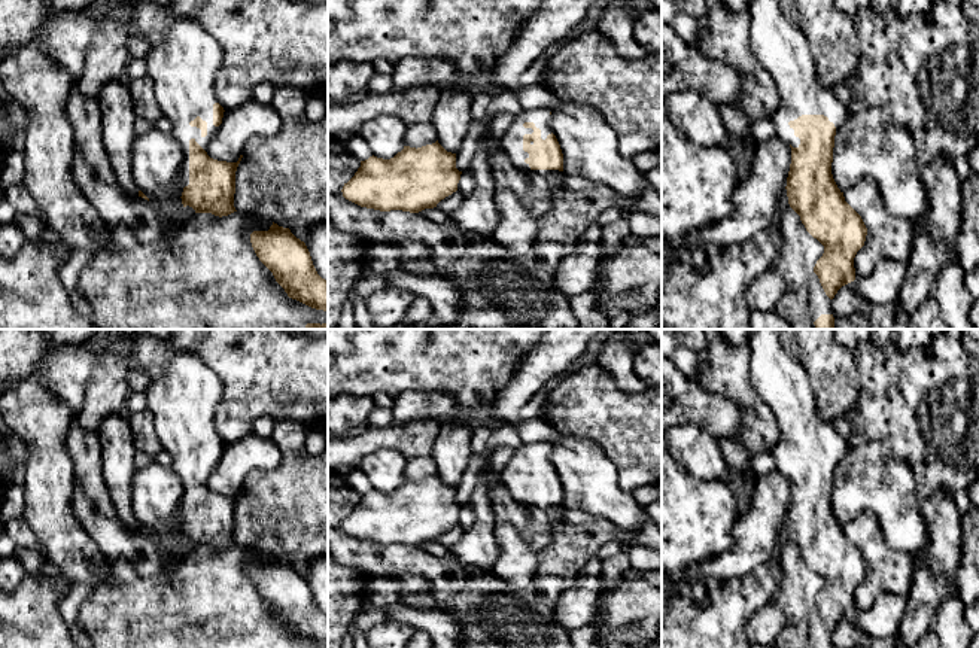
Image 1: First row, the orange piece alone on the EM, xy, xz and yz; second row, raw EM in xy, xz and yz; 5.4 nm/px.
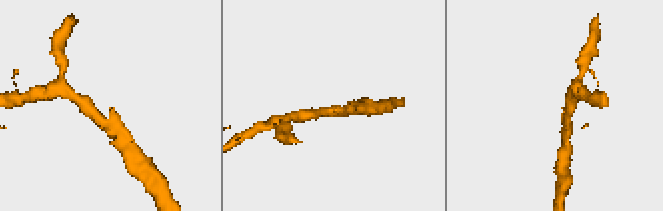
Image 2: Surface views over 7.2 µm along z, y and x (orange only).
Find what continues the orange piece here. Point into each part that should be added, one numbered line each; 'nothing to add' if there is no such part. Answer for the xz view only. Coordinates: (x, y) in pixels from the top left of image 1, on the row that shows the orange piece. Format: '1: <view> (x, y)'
1: xz (511, 142)

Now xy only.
1: xy (184, 60)

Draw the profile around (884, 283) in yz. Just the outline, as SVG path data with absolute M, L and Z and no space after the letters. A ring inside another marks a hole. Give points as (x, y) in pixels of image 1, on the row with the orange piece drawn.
M882 259L867 277L855 277L855 292L870 304L897 304L906 280L906 265L900 261Z

